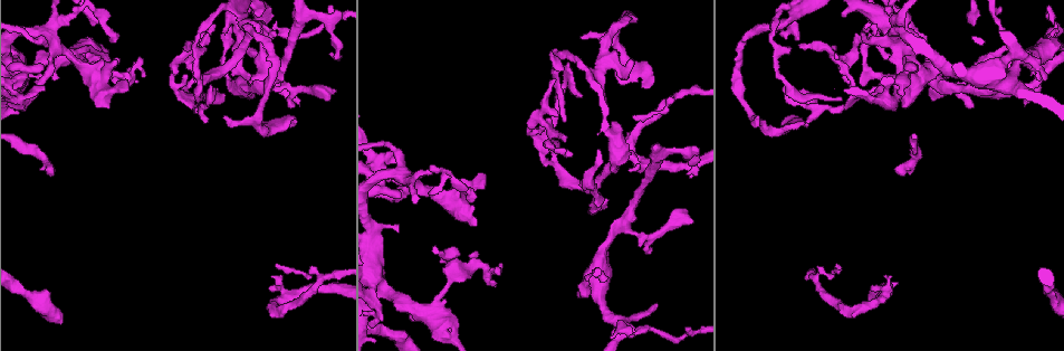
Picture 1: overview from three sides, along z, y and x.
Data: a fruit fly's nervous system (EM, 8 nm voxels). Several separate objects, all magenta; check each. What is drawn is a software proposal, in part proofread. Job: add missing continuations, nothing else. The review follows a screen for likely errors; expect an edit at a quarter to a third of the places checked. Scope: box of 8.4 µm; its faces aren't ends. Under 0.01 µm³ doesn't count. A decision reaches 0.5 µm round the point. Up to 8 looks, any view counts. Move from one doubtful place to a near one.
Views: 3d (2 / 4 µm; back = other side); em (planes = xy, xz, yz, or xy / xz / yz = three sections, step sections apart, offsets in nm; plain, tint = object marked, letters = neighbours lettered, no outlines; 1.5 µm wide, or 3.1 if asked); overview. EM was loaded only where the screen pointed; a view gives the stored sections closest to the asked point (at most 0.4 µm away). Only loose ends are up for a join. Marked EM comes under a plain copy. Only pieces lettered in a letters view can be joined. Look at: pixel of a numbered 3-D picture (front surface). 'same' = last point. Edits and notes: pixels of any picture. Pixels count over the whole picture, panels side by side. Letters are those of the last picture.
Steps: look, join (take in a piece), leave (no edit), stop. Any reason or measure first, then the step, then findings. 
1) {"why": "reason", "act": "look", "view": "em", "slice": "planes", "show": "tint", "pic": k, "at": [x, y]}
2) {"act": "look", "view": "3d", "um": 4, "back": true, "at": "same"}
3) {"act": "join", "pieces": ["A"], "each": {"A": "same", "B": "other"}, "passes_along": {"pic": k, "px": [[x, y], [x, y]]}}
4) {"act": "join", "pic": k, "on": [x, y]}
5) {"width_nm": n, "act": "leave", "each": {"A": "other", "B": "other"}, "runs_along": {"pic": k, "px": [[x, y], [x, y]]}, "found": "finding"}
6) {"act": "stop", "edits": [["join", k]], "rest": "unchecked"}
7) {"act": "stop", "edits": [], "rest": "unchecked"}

{"why": "an open end", "act": "look", "view": "em", "slice": "planes", "show": "letters", "pic": 1, "at": [782, 31]}

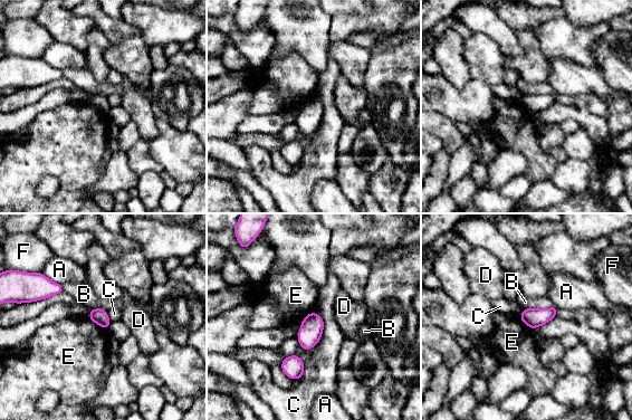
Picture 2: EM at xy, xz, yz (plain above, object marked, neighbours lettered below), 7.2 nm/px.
{"act": "leave", "each": {"A": "other", "B": "other", "C": "other", "D": "other", "E": "other", "F": "other"}, "found": "no lettered piece goes on from it"}

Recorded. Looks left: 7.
{"why": "branch stops here", "act": "look", "view": "3d", "um": 4, "pic": 1, "at": [205, 123]}

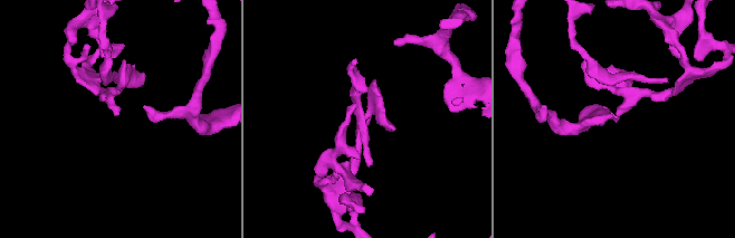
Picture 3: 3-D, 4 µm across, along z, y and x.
{"why": "need the tissue", "act": "look", "view": "em", "slice": "yz", "step": 8, "show": "letters", "pic": 3, "at": [114, 114]}

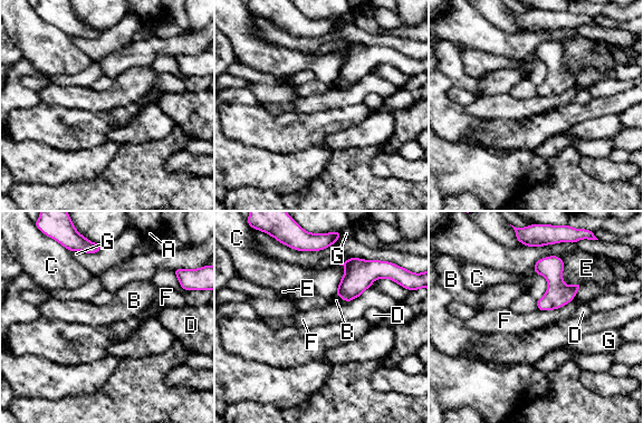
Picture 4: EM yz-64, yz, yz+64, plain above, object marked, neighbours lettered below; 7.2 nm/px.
{"width_nm": 120, "act": "leave", "each": {"A": "other", "B": "other", "C": "other", "D": "other", "E": "other", "F": "other", "G": "other"}, "found": "none of them fits"}

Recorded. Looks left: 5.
{"why": "thin end", "act": "look", "view": "3d", "um": 2, "pic": 1, "at": [654, 306]}

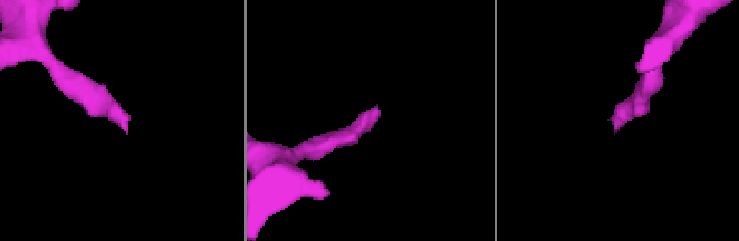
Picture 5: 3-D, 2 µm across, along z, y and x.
{"why": "now the EM", "act": "look", "view": "em", "slice": "planes", "show": "tint", "pic": 5, "at": [614, 131]}

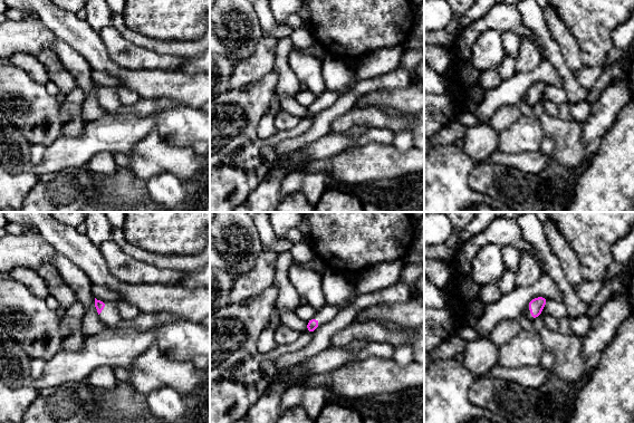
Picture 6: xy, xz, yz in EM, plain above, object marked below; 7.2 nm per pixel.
{"act": "look", "view": "em", "slice": "planes", "show": "letters", "at": "same"}

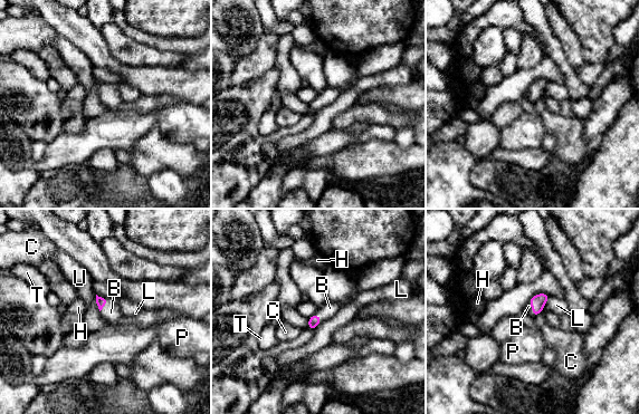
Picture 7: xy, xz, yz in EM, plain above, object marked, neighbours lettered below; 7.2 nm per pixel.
{"act": "join", "pieces": ["B"], "each": {"B": "same", "C": "other", "H": "other", "L": "other", "P": "other", "T": "other", "U": "other"}, "passes_along": {"pic": 7, "px": [[101, 301], [104, 305], [111, 313]]}, "found": "it goes on there"}

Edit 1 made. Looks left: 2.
{"act": "stop", "edits": [["join", 7]], "rest": "unchecked"}

